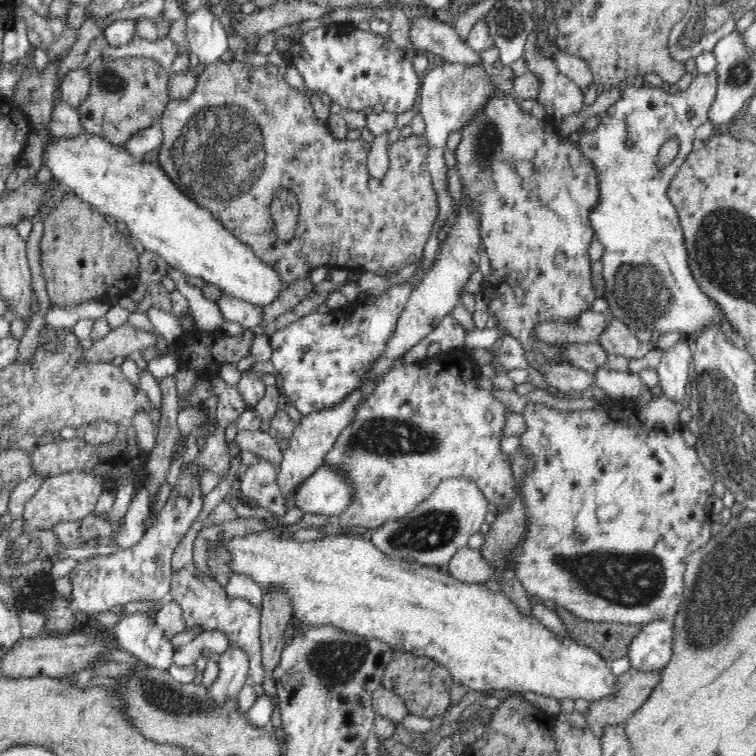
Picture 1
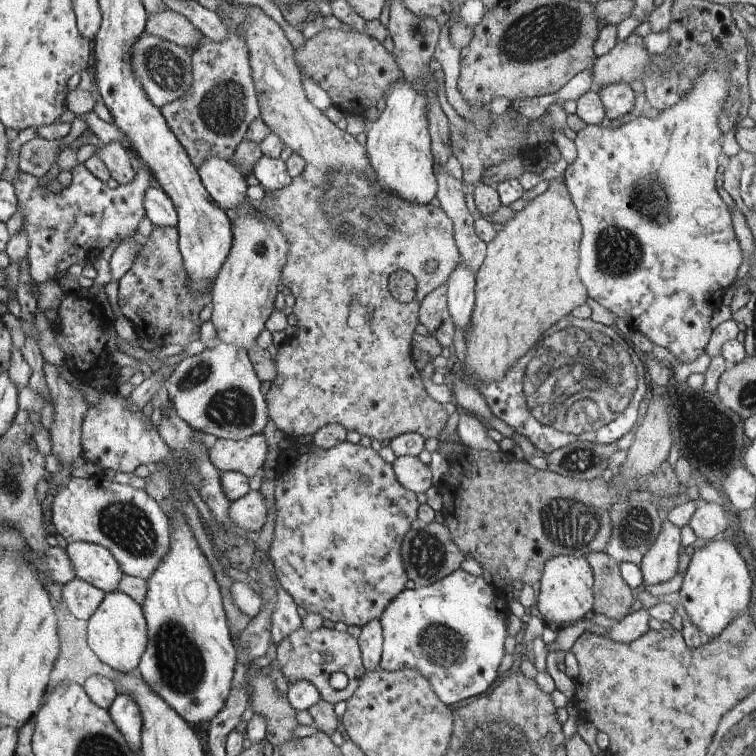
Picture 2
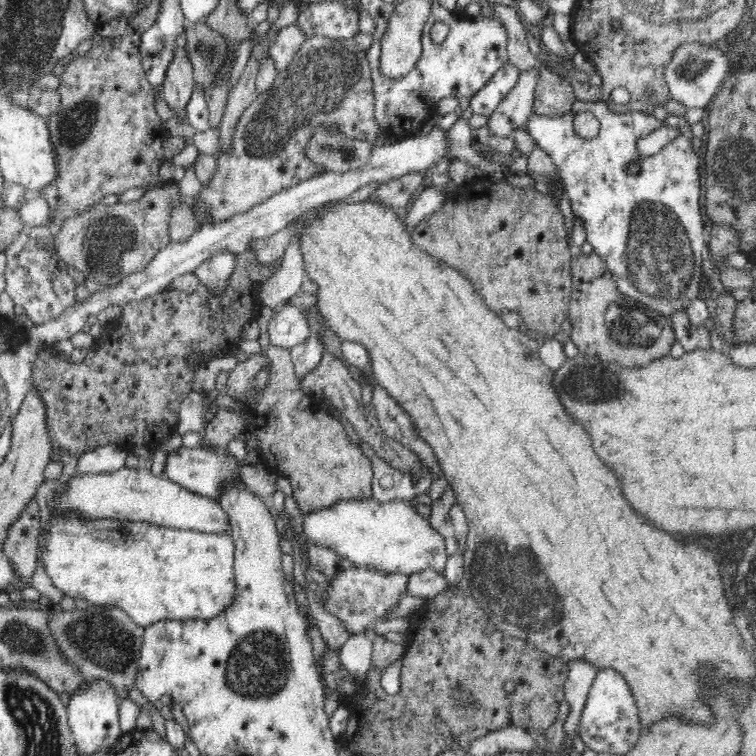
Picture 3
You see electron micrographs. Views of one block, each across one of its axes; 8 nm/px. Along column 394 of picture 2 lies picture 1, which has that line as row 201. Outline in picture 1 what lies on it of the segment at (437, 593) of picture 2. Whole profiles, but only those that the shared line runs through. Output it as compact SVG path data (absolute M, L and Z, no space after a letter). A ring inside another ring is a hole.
M715 70L698 74L692 79L688 90L676 94L666 94L660 88L626 87L620 98L601 115L600 124L594 131L582 133L578 130L575 135L580 139L582 153L596 165L599 174L601 199L589 217L589 222L595 231L596 240L604 247L601 262L606 291L603 296L609 304L610 316L632 330L644 329L646 336L651 332L679 332L683 338L692 339L698 332L708 329L711 325L718 325L718 329L727 334L728 338L734 336L734 341L743 346L741 338L728 325L716 303L700 290L700 285L692 278L679 217L668 199L668 188L691 153L696 128L708 120L708 112L715 101L719 73L718 76L712 76L714 72ZM690 110L693 110L693 117L688 119L687 112ZM670 137L680 140L680 152L670 164L659 167L659 150Z

